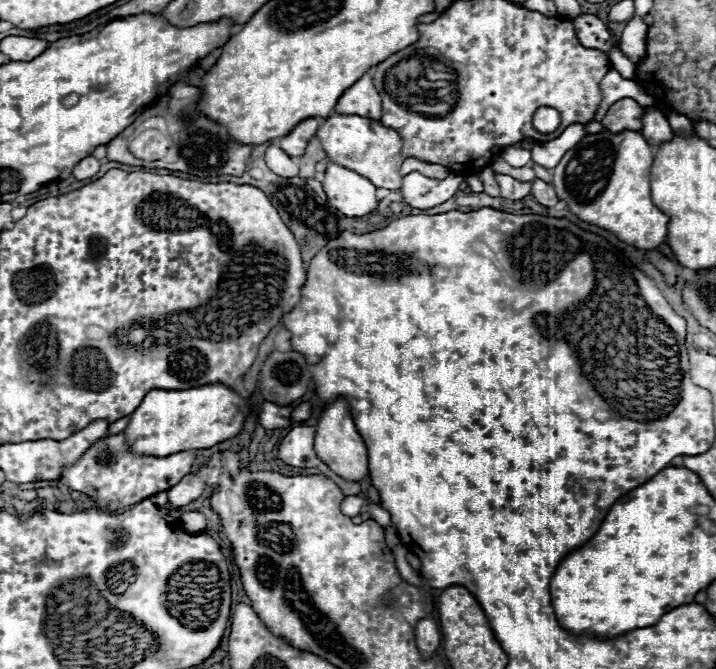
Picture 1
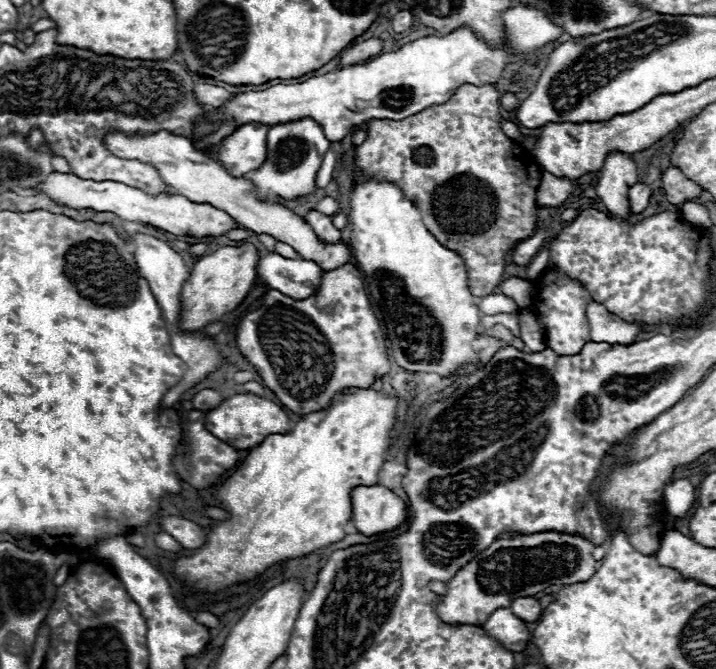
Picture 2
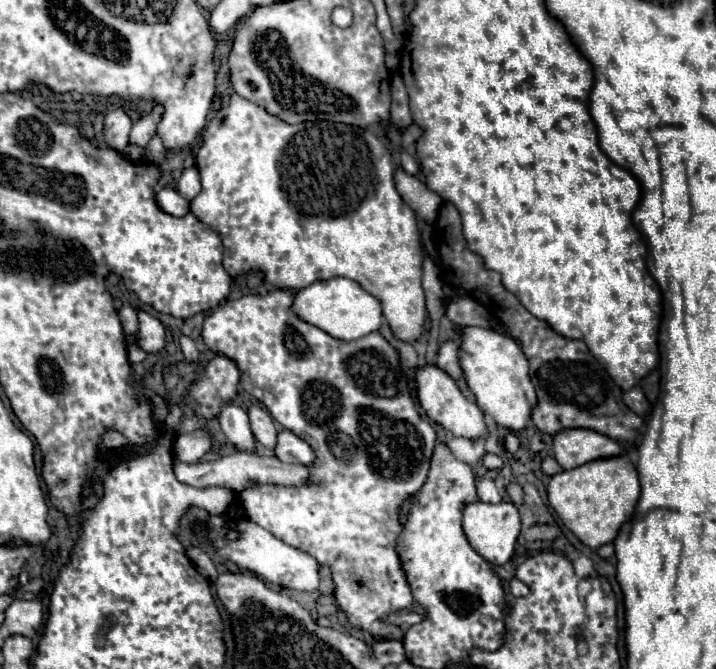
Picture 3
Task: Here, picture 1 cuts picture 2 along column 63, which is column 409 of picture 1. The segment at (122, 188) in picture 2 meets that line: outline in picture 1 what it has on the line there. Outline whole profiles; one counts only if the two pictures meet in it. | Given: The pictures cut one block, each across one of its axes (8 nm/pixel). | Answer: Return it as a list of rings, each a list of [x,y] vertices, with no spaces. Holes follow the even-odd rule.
[[[410,172],[404,176],[404,184],[400,188],[404,202],[412,208],[434,208],[458,192],[458,186],[464,178],[460,174],[450,174],[444,180],[428,178],[418,172]]]

